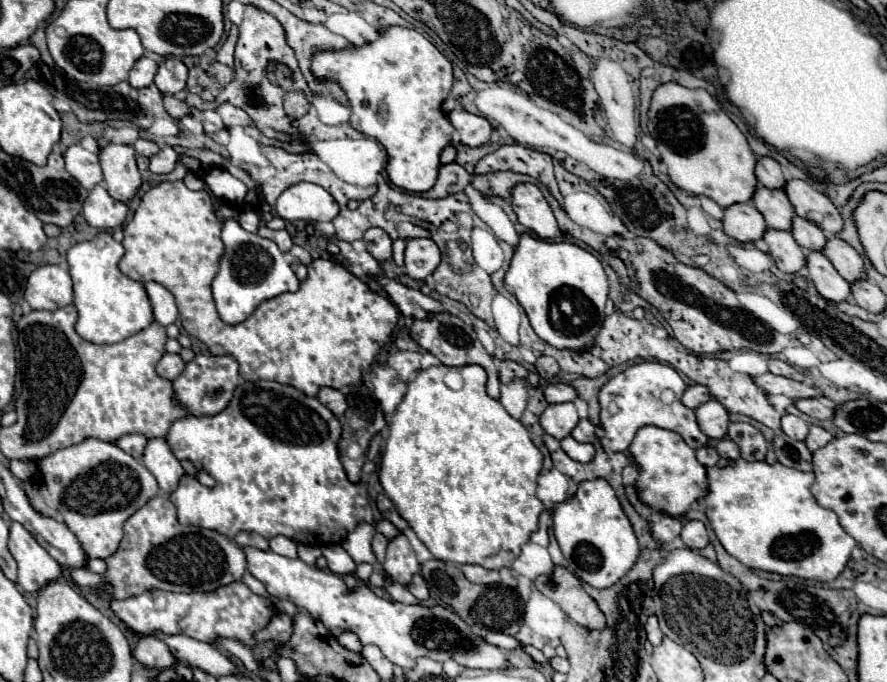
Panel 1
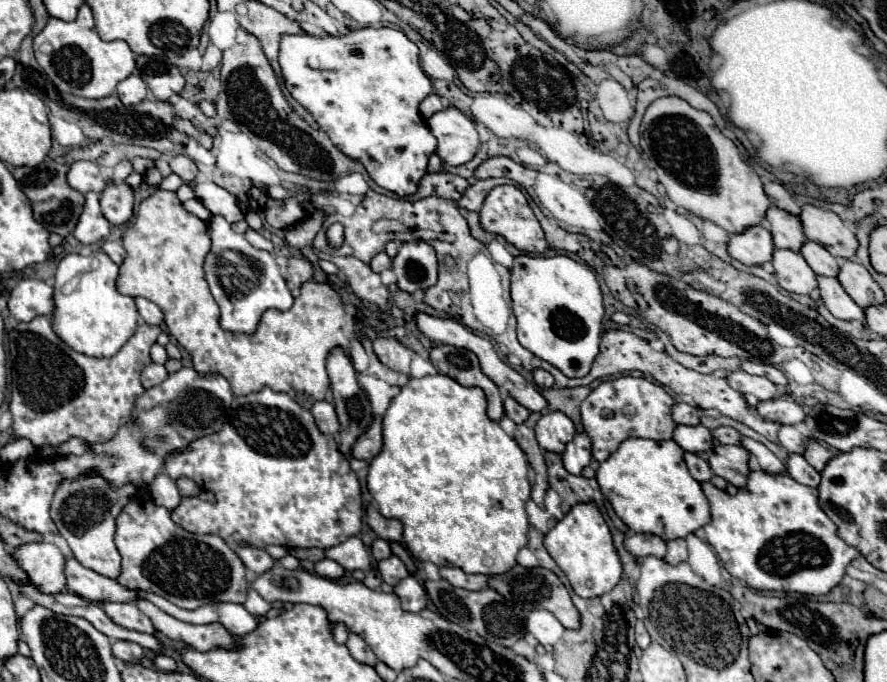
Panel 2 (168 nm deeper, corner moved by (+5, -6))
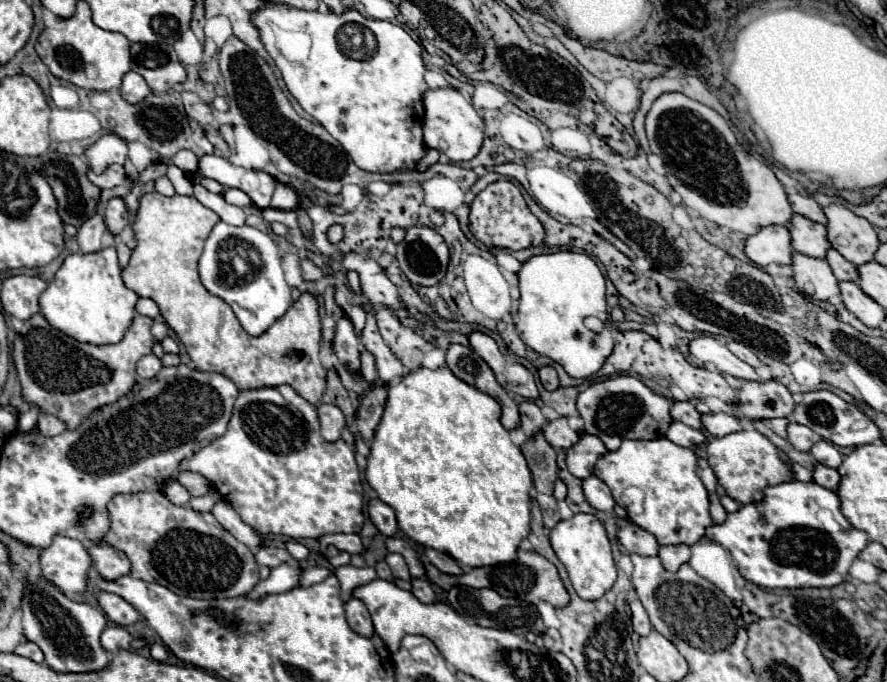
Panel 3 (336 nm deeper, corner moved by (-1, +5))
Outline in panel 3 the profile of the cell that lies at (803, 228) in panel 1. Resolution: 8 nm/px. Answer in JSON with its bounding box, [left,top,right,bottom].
[825,248,857,282]

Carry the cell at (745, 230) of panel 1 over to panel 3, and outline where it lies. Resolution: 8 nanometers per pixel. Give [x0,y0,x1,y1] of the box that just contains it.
[745,226,791,264]

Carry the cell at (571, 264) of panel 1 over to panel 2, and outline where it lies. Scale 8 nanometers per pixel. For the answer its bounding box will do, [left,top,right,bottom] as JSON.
[511,255,603,377]

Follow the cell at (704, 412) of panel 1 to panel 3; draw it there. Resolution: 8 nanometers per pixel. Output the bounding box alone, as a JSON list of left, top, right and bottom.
[665,422,707,448]

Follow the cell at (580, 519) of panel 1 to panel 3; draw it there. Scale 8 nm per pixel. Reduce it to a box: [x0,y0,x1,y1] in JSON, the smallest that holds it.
[549,512,617,600]

